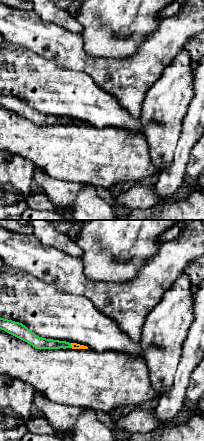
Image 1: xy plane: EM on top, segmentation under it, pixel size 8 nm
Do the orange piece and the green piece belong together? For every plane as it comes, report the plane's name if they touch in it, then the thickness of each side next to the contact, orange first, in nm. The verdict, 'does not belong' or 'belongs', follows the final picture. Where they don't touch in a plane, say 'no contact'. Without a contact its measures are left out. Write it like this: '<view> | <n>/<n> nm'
xy | 50/100 nm

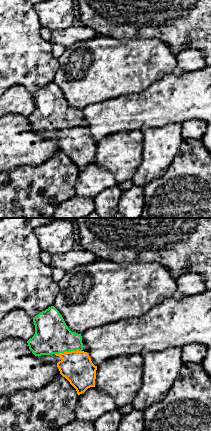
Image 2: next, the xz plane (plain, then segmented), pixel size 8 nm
xz | 260/280 nm

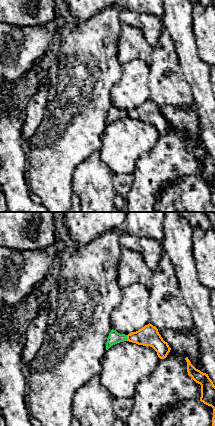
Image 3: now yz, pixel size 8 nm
yz | 160/100 nm

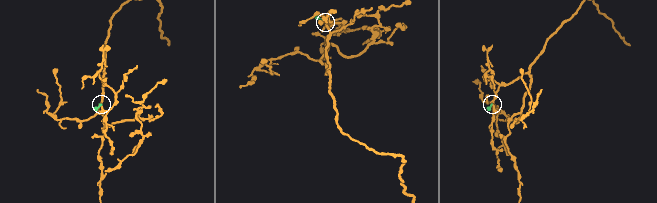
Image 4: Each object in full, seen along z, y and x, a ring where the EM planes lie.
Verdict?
belongs

